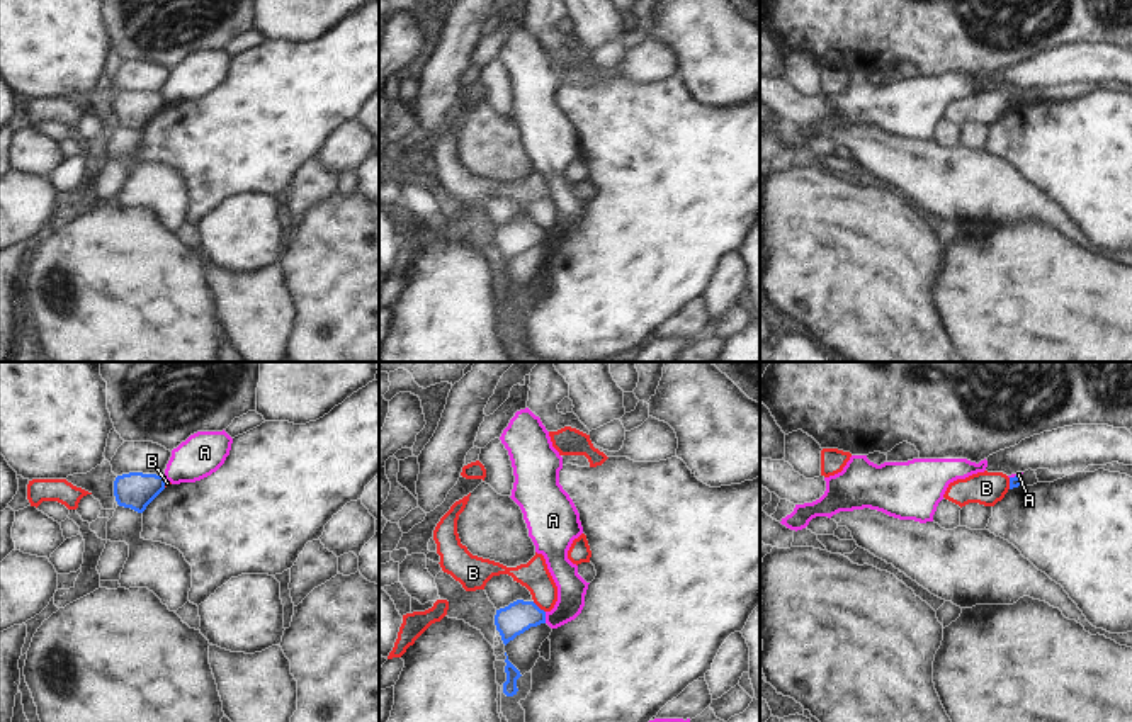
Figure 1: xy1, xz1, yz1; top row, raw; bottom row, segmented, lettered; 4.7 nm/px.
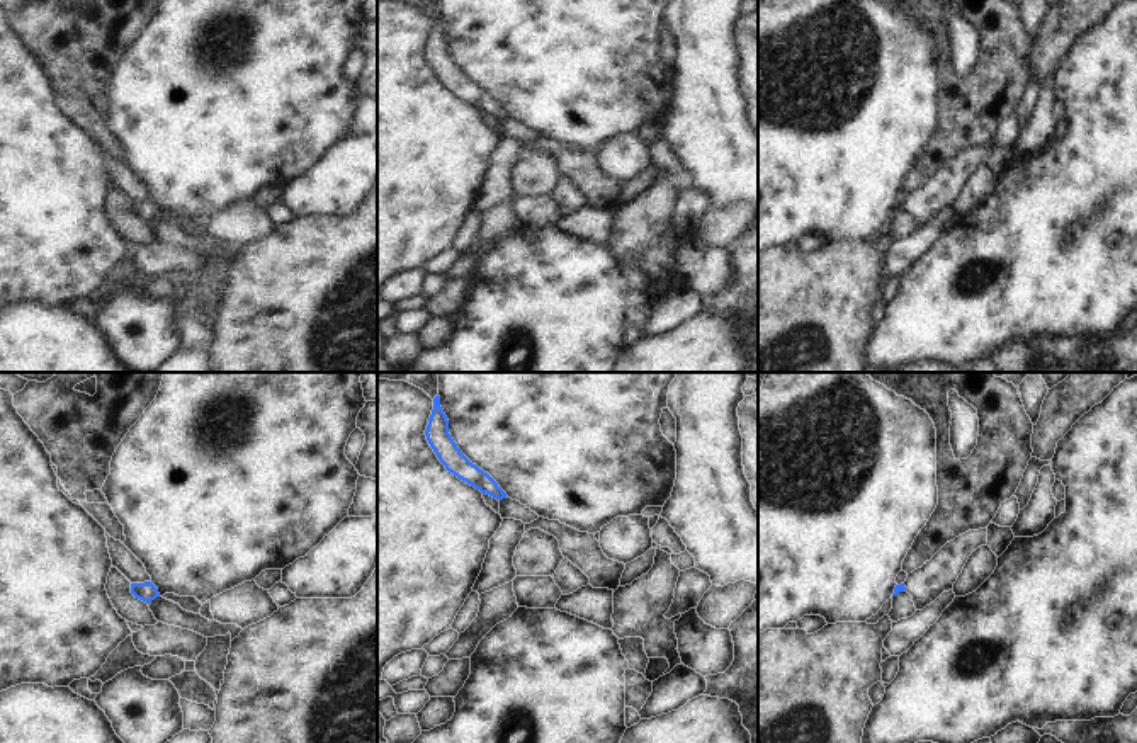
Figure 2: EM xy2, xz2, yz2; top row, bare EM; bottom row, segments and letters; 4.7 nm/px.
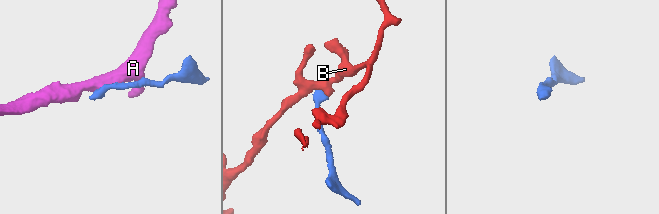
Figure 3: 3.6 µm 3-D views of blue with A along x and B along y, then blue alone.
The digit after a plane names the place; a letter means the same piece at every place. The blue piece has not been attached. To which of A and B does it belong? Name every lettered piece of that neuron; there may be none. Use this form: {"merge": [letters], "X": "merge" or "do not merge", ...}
{"merge": [], "A": "do not merge", "B": "do not merge"}

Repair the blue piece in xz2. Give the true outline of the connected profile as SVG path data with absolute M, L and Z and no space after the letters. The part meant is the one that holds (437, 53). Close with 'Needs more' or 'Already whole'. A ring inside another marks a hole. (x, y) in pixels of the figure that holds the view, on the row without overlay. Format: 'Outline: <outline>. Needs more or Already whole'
Outline: M438 14L433 17L433 29L425 54L438 80L449 92L496 119L506 117L506 112L498 102L488 92L472 83L454 61L449 53L449 39L440 26Z. Already whole.

